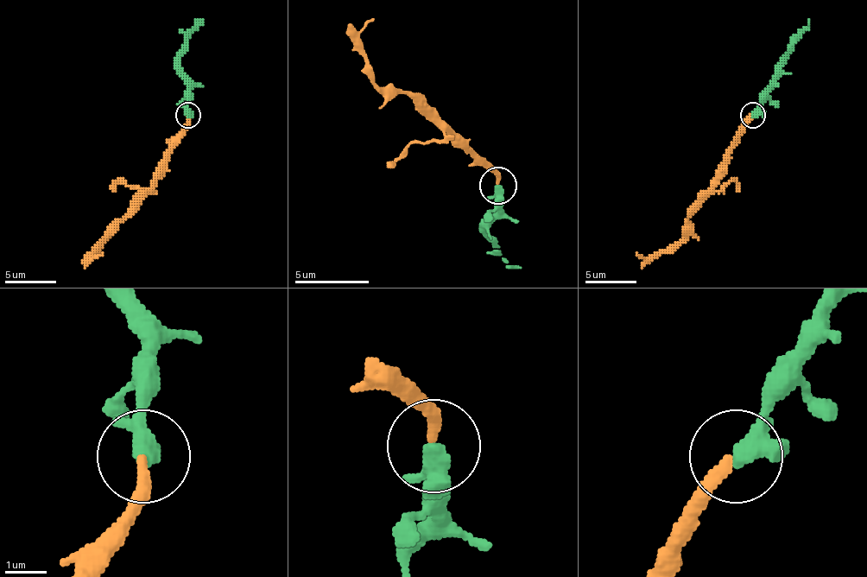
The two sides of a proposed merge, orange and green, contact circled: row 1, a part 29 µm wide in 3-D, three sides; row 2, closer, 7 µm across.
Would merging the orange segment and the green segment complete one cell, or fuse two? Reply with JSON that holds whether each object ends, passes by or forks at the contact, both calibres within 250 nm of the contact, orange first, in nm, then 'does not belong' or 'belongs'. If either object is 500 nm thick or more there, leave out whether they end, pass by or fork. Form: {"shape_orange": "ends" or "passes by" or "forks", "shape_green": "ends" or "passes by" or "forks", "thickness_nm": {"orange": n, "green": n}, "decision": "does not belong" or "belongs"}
{"shape_orange": "ends", "shape_green": "forks", "thickness_nm": {"orange": 280, "green": 300}, "decision": "belongs"}

